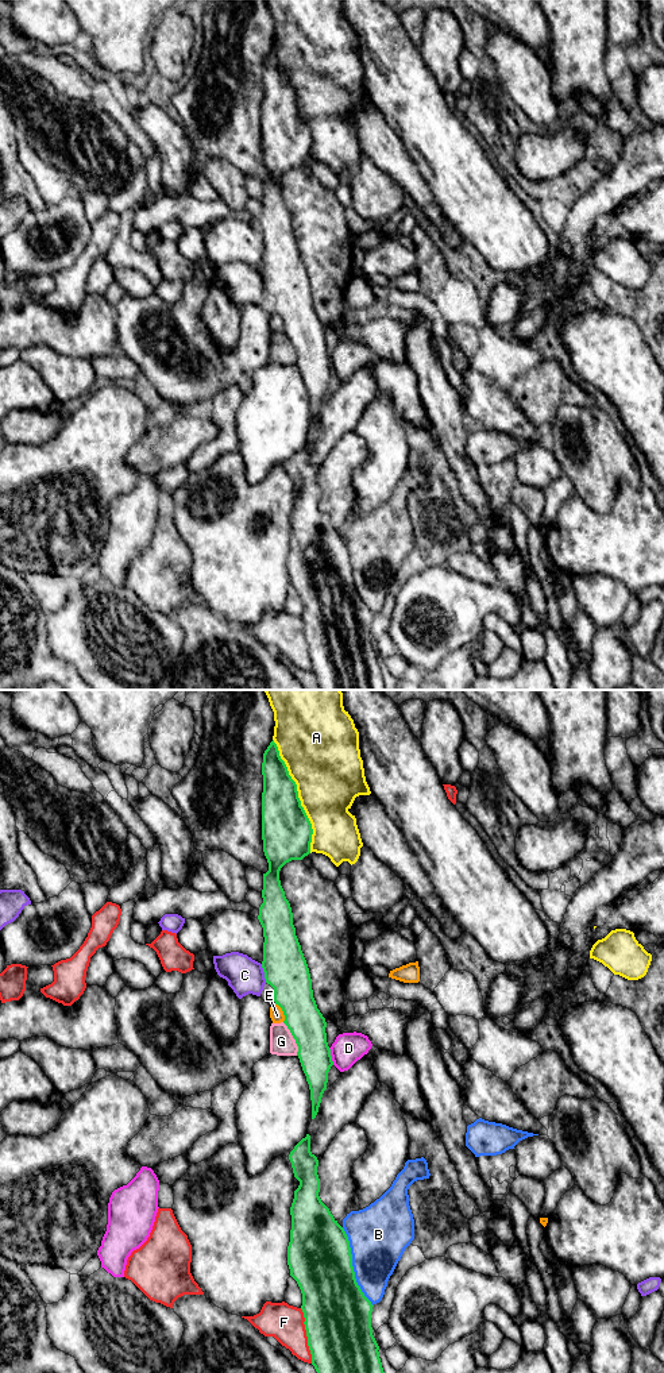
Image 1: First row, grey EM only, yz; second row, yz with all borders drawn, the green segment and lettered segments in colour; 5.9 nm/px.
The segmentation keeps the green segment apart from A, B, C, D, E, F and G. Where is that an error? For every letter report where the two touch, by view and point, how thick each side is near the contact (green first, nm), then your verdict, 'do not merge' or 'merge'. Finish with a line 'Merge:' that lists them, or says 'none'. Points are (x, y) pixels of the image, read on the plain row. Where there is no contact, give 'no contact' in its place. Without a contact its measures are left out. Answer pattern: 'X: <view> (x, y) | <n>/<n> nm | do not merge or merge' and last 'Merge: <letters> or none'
A: yz (297, 104) | 300/420 nm | do not merge
B: yz (352, 575) | 380/360 nm | do not merge
C: yz (265, 282) | 260/220 nm | do not merge
D: yz (331, 365) | 220/180 nm | do not merge
E: yz (284, 321) | 260/80 nm | do not merge
F: yz (307, 644) | 400/220 nm | do not merge
G: yz (293, 346) | 220/140 nm | do not merge
Merge: none

